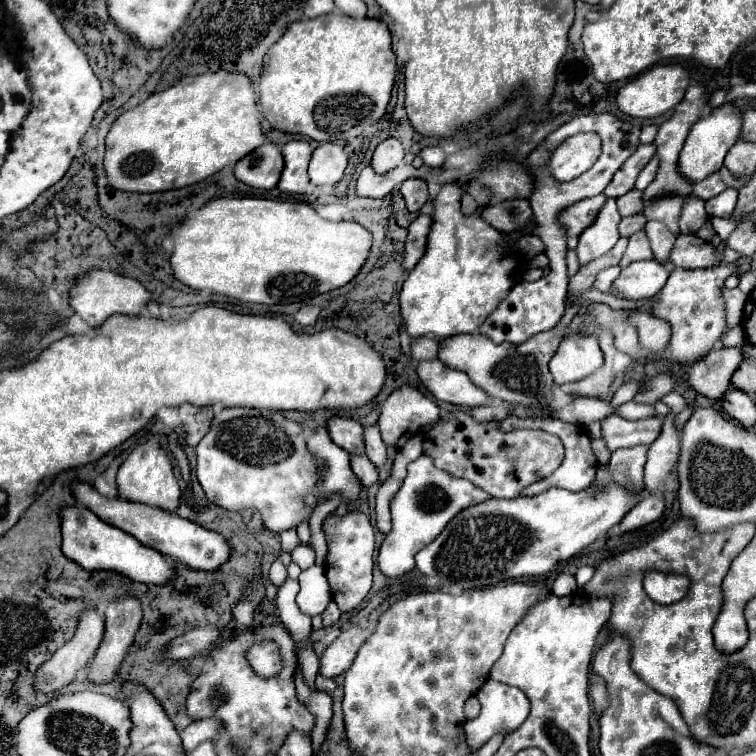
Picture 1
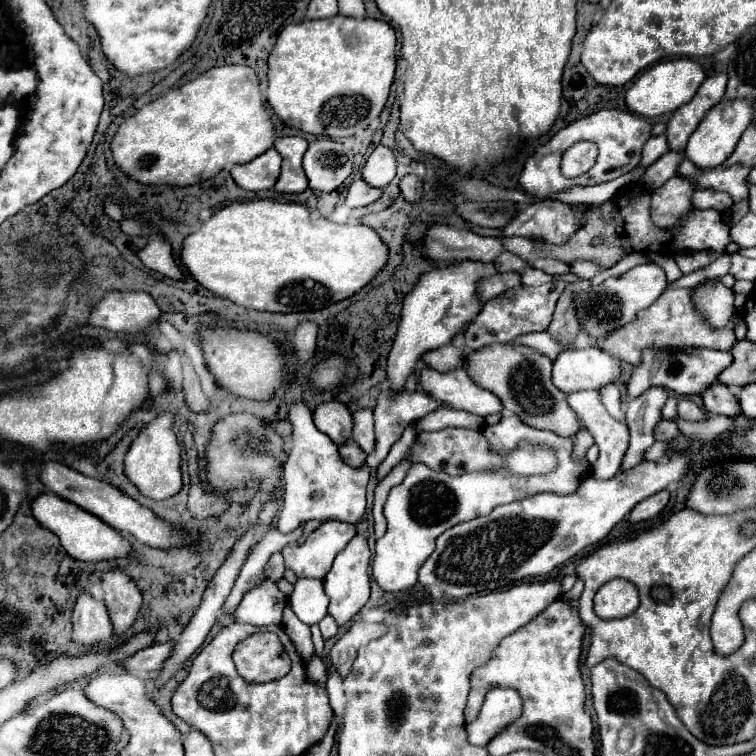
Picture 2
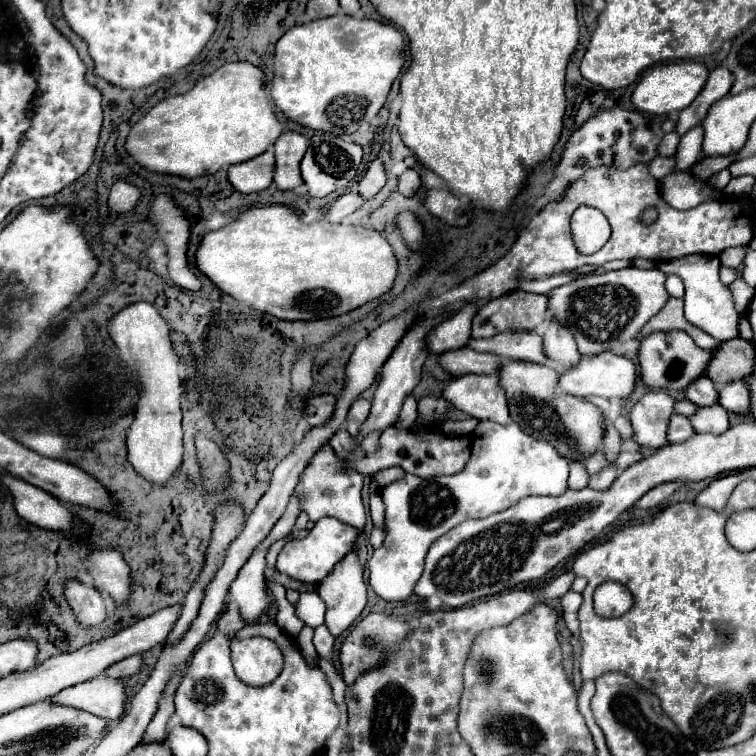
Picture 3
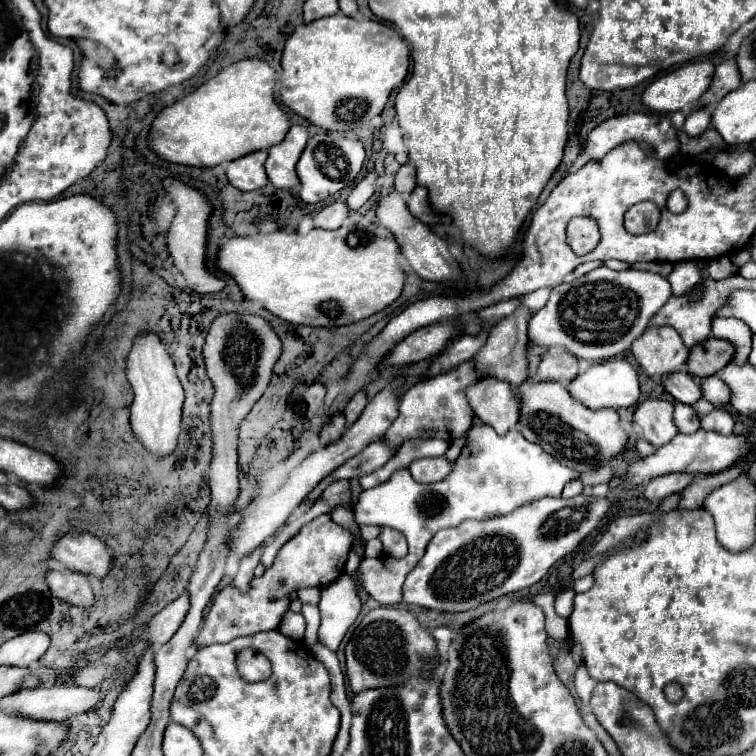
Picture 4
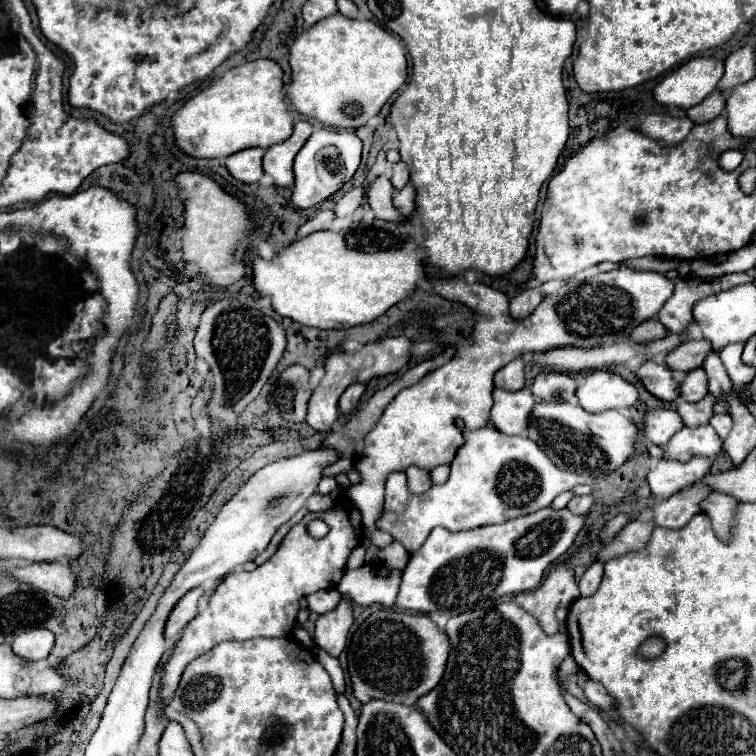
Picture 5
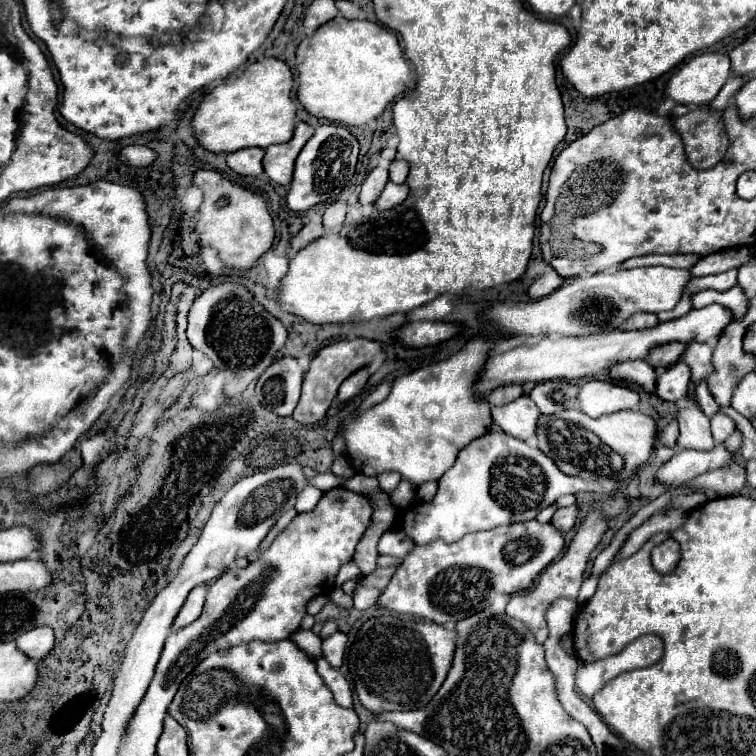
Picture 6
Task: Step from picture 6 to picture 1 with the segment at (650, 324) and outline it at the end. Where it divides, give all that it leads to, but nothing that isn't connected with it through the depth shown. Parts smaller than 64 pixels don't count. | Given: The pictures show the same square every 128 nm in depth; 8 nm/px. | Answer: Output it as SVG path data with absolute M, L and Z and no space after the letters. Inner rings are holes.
M742 346L718 348L682 370L686 374L686 380L698 394L720 400L732 388L730 378L738 370L742 354ZM626 382L626 384L622 384L616 392L614 392L614 396L612 396L612 400L610 400L610 406L612 408L618 408L618 406L622 406L624 402L630 402L634 396L636 396L636 392L638 392L638 382Z

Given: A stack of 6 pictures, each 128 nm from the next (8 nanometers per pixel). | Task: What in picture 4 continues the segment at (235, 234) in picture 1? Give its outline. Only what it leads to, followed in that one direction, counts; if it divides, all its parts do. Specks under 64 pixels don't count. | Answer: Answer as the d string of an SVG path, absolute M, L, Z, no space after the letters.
M368 224L364 228L342 226L338 230L314 228L308 234L276 228L272 232L258 230L248 236L234 236L220 244L216 266L238 284L240 292L248 300L260 302L268 312L282 320L292 322L294 318L292 324L308 326L344 326L384 310L402 294L406 274L398 262L398 254L400 248L394 236L376 224Z

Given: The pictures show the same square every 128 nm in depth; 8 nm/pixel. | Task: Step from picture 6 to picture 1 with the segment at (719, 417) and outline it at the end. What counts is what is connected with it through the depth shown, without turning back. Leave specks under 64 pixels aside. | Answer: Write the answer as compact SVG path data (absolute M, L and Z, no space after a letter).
M670 392L668 396L662 396L662 402L664 402L664 404L666 404L674 414L682 412L684 406L686 406L686 400L684 400L678 392Z

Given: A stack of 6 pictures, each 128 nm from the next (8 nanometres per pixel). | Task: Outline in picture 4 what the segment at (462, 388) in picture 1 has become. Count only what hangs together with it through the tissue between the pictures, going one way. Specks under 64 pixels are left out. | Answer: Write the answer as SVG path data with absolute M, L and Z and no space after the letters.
M480 378L464 392L474 414L484 424L490 424L498 434L506 434L518 424L520 404L514 388L508 382L496 378Z

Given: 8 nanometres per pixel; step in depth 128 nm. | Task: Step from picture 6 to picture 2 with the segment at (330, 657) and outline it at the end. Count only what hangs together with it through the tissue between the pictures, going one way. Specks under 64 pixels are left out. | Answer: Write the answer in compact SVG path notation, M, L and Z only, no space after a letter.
M356 534L346 544L346 548L336 556L332 570L324 578L324 588L326 588L326 594L330 598L328 614L332 614L340 626L344 622L348 622L370 598L370 574L368 574L370 556L372 554L370 554L370 548L368 548L368 540L360 534Z

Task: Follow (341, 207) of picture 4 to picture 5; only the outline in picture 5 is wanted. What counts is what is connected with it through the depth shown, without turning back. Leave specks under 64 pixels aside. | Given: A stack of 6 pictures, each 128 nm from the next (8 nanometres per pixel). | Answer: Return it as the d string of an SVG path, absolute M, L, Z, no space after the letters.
M324 210L320 212L318 216L314 216L312 220L308 220L300 230L298 230L298 236L308 236L312 232L318 232L318 230L328 230L334 222L334 212L332 210Z

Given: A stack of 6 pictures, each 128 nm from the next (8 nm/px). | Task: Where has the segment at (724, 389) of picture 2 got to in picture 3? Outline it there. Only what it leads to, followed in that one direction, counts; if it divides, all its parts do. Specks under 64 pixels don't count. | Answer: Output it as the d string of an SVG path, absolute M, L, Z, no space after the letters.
M698 378L686 388L686 398L696 406L714 406L718 404L718 388L710 378Z

